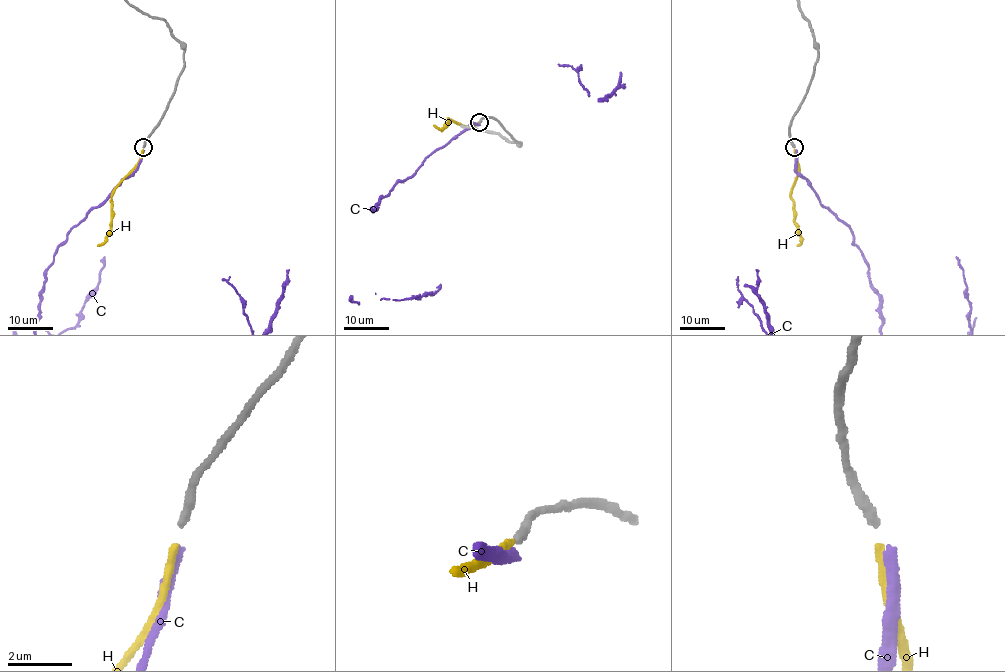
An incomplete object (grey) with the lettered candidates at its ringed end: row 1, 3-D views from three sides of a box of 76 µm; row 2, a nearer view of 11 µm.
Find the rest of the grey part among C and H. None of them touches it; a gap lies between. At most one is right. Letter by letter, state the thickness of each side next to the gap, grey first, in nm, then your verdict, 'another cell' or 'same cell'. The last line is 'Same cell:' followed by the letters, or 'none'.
C: 280 nm thick on the grey side, 280 nm on the other; another cell
H: 280 nm thick on the grey side, 240 nm on the other; same cell
Same cell: H

